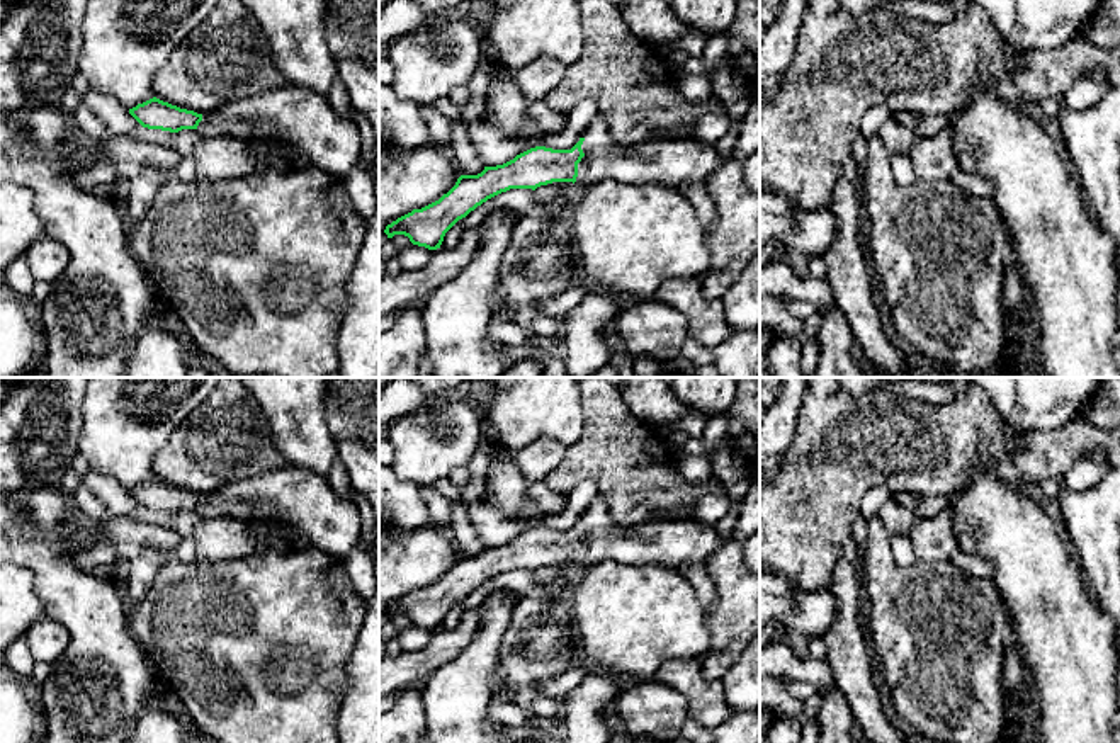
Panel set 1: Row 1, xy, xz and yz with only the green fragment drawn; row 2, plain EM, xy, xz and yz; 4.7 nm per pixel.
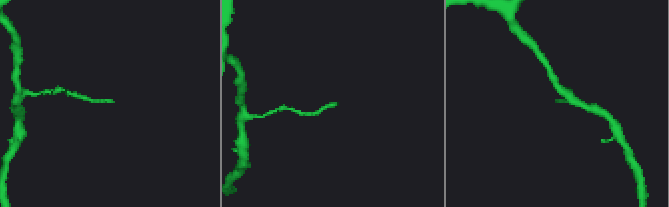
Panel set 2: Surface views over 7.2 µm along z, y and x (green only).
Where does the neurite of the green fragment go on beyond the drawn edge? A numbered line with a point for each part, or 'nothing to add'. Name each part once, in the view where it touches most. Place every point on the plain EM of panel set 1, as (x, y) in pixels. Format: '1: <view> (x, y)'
1: xz (670, 543)

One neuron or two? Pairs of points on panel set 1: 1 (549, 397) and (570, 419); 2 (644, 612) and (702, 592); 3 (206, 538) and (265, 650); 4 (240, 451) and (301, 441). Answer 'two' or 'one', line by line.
1: one
2: two
3: two
4: two

